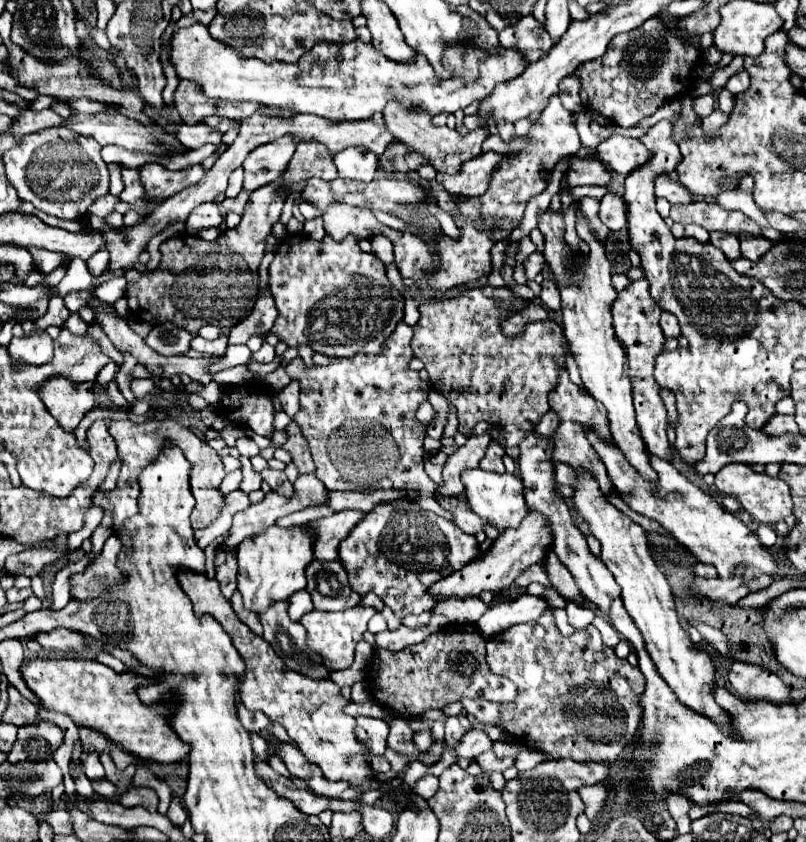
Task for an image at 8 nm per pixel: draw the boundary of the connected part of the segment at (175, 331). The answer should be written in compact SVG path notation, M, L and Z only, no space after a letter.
M165 323L165 325L155 325L145 341L151 349L155 349L161 355L179 355L189 351L191 335L189 331L173 323Z

